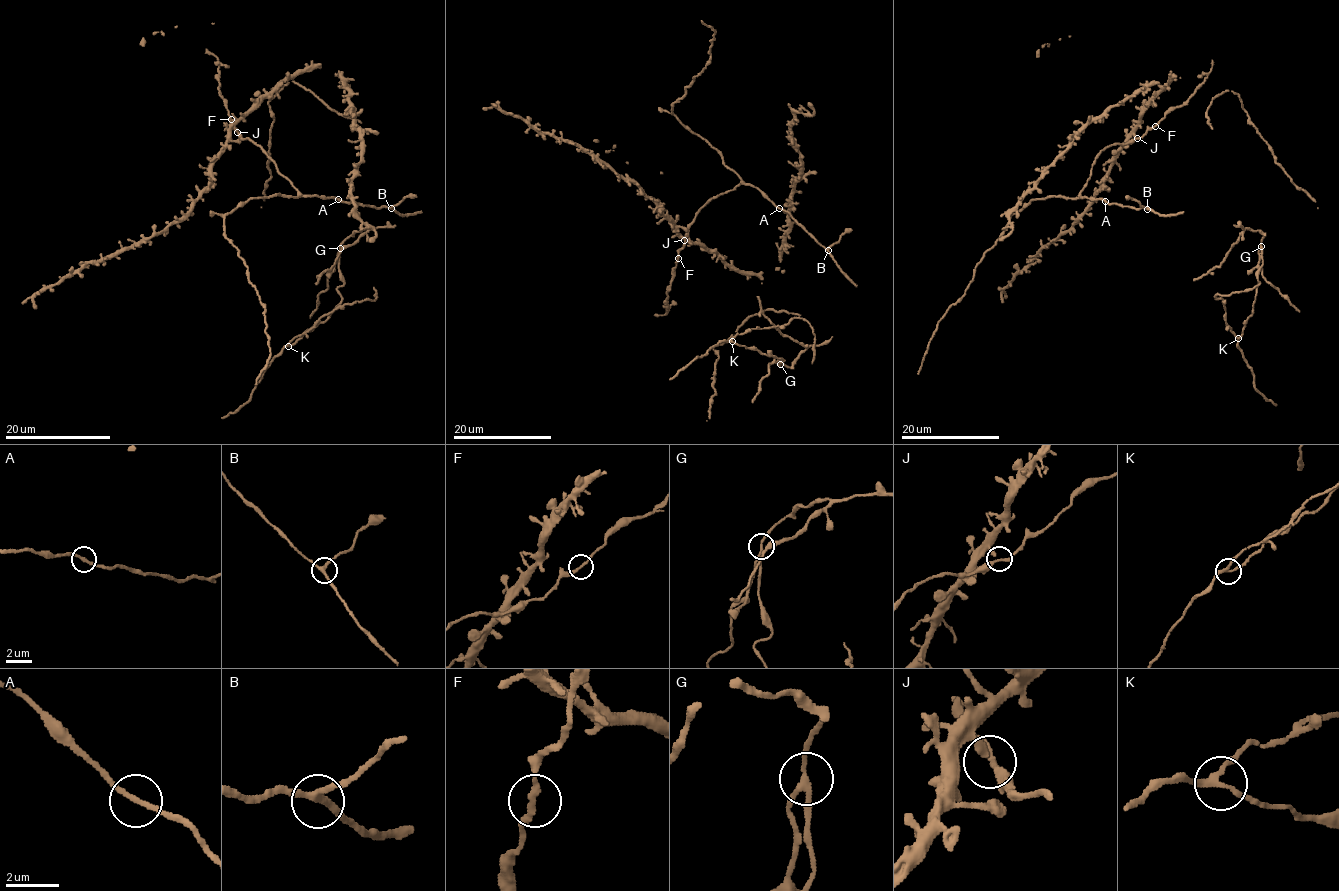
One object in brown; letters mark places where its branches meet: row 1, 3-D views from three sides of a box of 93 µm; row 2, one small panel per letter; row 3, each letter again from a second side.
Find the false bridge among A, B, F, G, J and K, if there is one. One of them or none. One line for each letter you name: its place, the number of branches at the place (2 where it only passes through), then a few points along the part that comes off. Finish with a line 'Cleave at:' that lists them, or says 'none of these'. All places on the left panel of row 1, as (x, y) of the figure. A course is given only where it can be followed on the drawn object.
K: place (288, 346); branches 3; course (288, 346), (295, 337), (307, 332), (324, 315), (345, 304), (374, 300), (376, 298), (374, 287)
Cleave at: K

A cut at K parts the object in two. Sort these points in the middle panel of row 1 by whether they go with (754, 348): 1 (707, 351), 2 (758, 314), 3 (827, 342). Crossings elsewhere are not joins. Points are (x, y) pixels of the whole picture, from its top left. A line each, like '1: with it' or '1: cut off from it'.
1: cut off from it
2: with it
3: with it

